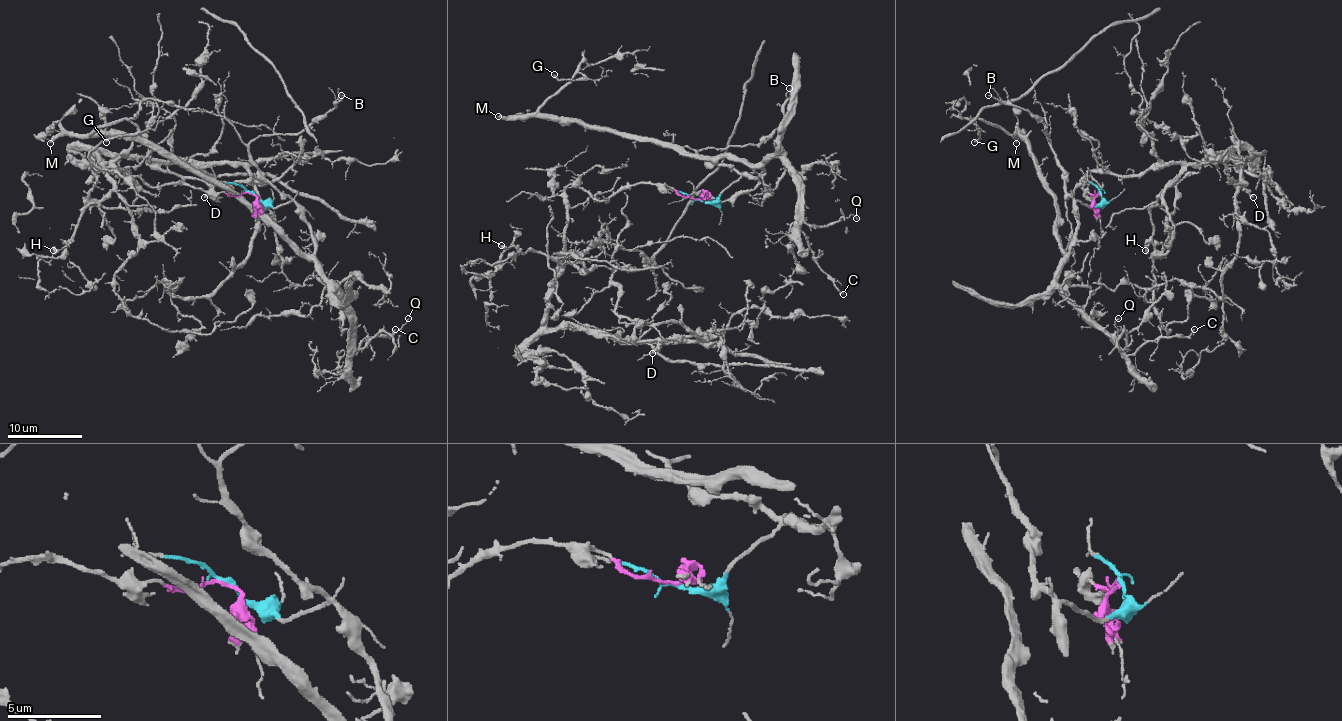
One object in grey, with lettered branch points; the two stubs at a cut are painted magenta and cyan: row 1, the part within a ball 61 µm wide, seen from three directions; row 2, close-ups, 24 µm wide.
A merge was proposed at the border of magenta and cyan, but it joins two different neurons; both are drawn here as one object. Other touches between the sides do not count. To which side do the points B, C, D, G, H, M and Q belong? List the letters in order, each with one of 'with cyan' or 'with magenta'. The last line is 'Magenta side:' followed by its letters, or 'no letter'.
B: with cyan
C: with cyan
D: with magenta
G: with cyan
H: with magenta
M: with cyan
Q: with cyan
Magenta side: D, H

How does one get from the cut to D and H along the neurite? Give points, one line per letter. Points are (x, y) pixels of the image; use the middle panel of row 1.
D: (697, 200), (649, 183), (596, 200), (572, 185), (564, 191), (566, 232), (546, 327), (652, 340), (652, 353)
H: (697, 200), (639, 183), (596, 200), (570, 185), (553, 280), (561, 265), (501, 245)

